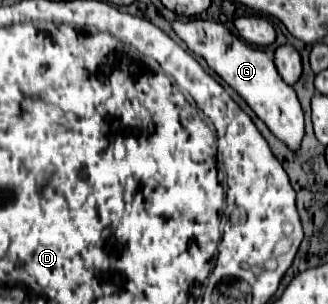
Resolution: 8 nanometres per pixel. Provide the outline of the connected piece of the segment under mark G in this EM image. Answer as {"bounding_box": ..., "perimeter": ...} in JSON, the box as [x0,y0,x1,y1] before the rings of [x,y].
{"bounding_box":[172,19,304,149],"perimeter":[[[174,19],[172,29],[192,53],[204,57],[208,67],[216,71],[250,105],[250,109],[268,125],[268,129],[280,141],[284,141],[290,149],[298,147],[304,135],[304,113],[294,89],[284,83],[284,79],[280,79],[276,65],[266,55],[266,51],[240,41],[222,23],[208,19]]]}

